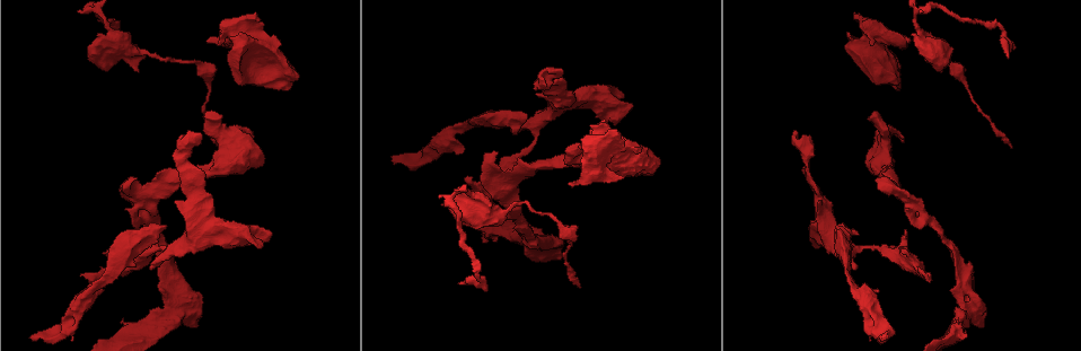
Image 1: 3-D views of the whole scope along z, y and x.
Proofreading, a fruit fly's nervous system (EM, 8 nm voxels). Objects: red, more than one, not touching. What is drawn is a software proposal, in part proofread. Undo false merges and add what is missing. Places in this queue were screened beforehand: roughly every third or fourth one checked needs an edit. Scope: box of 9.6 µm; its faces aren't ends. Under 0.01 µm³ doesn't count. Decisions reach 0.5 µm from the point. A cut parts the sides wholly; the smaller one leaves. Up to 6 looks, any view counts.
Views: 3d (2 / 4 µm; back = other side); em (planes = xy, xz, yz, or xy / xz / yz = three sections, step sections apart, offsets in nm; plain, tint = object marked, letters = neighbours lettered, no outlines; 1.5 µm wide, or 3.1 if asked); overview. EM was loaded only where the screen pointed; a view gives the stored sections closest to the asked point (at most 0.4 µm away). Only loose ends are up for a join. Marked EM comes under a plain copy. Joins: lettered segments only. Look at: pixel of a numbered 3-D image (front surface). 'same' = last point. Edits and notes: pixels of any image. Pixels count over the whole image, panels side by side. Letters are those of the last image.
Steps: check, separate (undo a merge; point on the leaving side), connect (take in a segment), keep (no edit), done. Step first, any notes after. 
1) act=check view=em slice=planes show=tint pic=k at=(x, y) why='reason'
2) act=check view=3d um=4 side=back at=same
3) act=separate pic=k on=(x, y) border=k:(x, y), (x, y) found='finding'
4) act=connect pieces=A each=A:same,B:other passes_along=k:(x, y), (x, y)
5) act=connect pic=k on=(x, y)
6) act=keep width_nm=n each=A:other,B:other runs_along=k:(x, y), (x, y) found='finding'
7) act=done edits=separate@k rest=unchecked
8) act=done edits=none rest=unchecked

act=check view=3d um=4 pic=1 at=(609, 121) why='branch stops here'

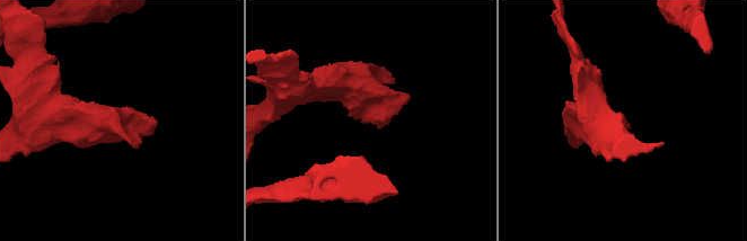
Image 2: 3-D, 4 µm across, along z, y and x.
act=check view=em slice=planes show=letters pic=2 at=(112, 142) why='need the tissue'

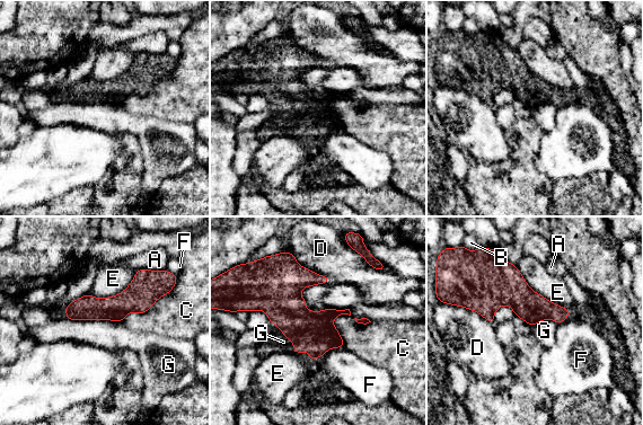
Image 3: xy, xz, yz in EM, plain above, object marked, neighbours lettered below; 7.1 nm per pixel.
act=keep longest_contact=E:500nm each=A:other,B:other,C:other,D:other,E:other,F:other,G:other runs_along=3:(159, 292), (69, 316) found='none of them fits'

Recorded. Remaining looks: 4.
act=check view=em slice=planes show=letters pic=1 at=(186, 153)

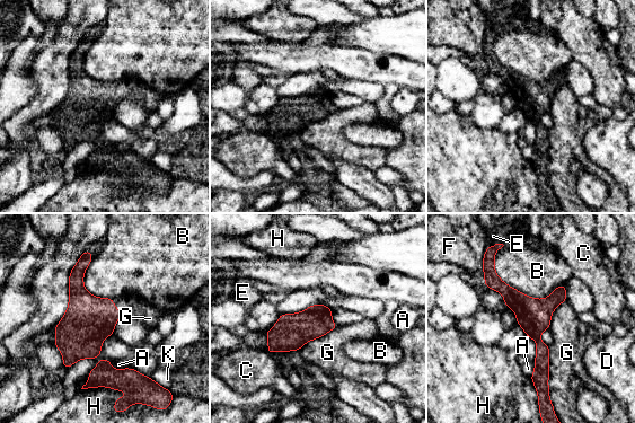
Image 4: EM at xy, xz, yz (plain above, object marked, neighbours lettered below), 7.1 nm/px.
act=keep width_nm=220 each=A:other,B:other,C:other,D:other,E:other,F:other,G:other,H:other,K:other found='continuous, no second cell'

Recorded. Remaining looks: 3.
act=check view=em slice=xz step=8 show=letters pic=1 at=(80, 275) why='free end'

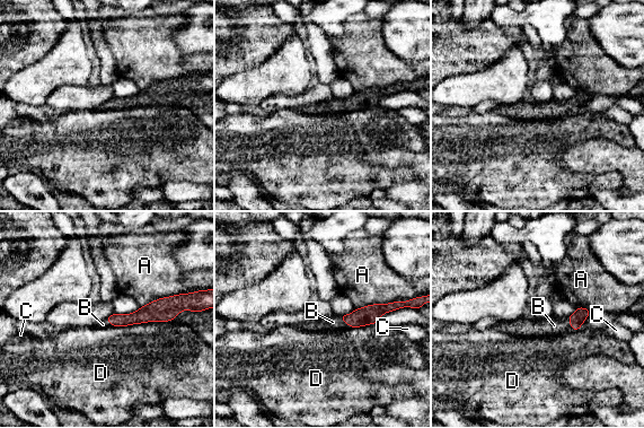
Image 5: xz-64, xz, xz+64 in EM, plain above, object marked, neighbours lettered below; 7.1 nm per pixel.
act=connect pieces=B each=A:other,B:same,C:other,D:other passes_along=5:(578, 317), (570, 323), (554, 325) found='it goes on there'

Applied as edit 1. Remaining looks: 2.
act=done edits=connect@5 rest=unchecked

